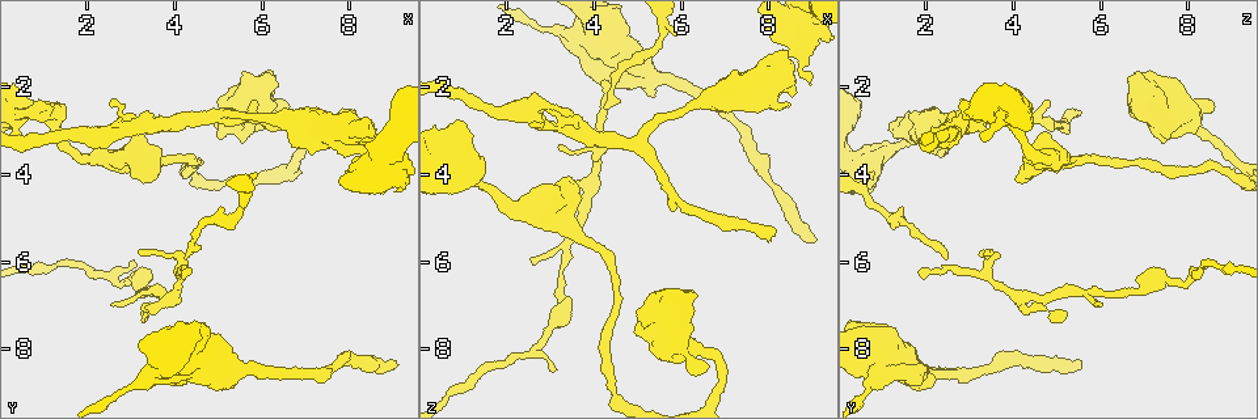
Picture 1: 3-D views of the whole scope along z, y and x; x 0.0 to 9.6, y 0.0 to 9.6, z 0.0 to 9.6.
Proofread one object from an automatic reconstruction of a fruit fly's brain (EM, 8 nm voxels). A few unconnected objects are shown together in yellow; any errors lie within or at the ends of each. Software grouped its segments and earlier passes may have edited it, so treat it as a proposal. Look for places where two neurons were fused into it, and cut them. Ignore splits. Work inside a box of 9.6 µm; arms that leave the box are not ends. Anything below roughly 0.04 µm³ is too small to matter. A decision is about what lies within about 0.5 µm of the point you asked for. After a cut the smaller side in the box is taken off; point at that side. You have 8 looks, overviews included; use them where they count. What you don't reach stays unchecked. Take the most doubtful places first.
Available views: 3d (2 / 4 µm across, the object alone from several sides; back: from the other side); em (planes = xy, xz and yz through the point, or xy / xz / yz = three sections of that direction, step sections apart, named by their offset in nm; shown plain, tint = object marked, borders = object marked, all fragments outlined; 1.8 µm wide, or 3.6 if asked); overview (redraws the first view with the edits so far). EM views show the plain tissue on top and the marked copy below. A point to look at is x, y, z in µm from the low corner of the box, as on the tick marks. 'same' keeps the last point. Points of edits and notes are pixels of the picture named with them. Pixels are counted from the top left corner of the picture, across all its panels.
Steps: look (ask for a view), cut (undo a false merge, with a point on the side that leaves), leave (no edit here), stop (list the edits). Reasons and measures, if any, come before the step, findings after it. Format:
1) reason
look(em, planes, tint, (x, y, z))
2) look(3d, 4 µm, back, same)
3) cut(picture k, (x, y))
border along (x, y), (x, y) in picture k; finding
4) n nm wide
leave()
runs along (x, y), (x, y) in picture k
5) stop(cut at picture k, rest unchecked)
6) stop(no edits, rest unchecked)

look(3d, 4 µm, (4.90, 8.25, 1.45))

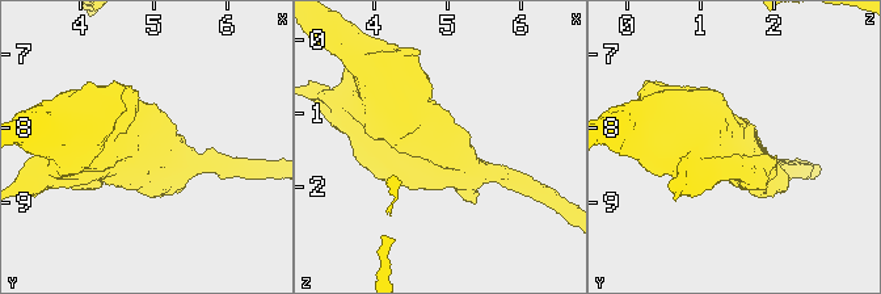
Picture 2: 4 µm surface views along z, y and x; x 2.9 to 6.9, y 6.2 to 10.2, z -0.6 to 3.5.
look(em, 3.6 µm, planes, tint, (4.80, 8.20, 1.40))

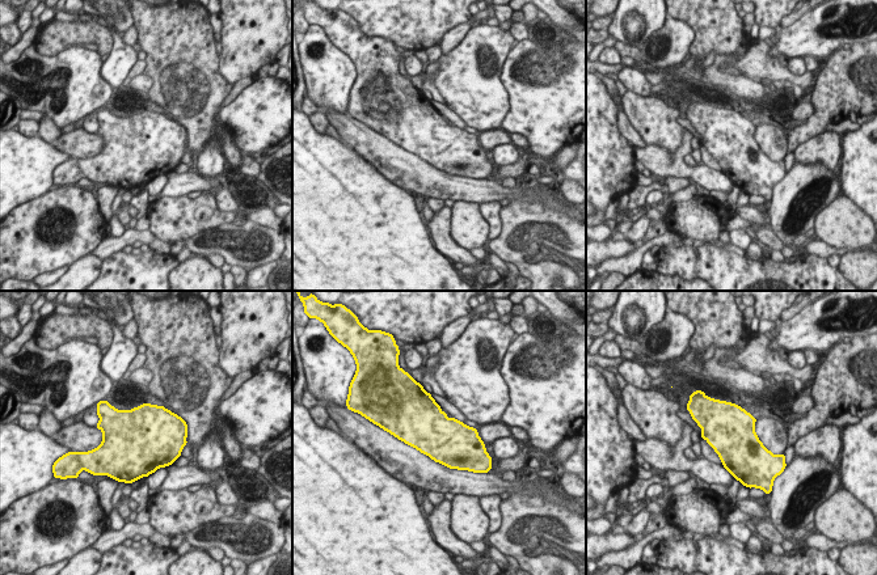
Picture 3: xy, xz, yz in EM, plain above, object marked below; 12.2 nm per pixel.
leave()
continuous, no second neuron

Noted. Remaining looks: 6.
looks like a crossing
look(3d, 4 µm, (3.55, 3.70, 5.20))

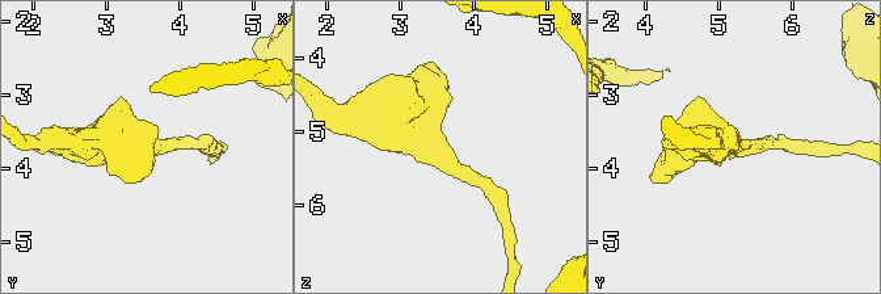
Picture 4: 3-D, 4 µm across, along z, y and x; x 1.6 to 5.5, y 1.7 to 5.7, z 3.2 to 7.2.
4 arms; now the EM
look(em, xz, step 4, borders, (3.55, 3.70, 5.25))

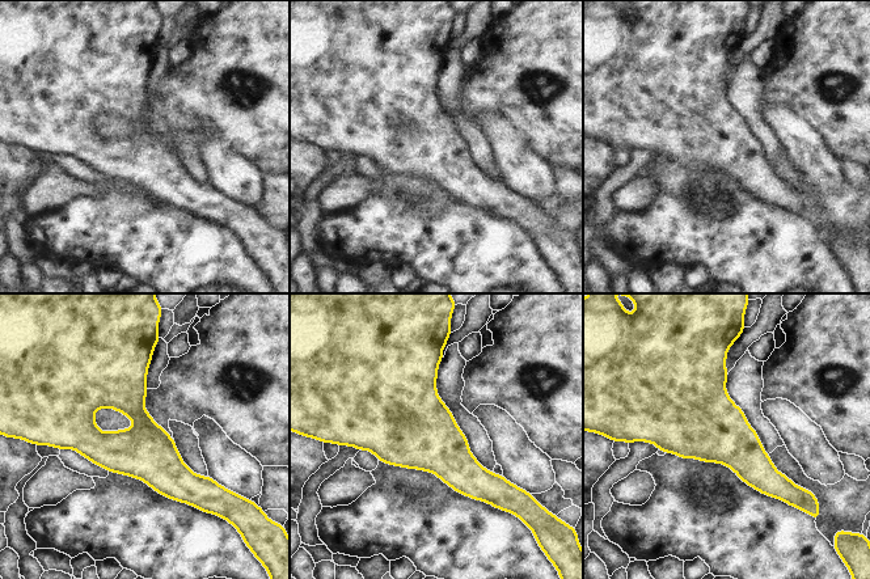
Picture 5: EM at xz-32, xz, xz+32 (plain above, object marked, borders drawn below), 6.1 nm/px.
leave()
runs along (138, 362), (146, 451), (191, 501) in picture 5; all the same neuron

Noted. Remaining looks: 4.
sudden change in width
look(em, yz, step 4, tint, (5.95, 2.10, 7.35))

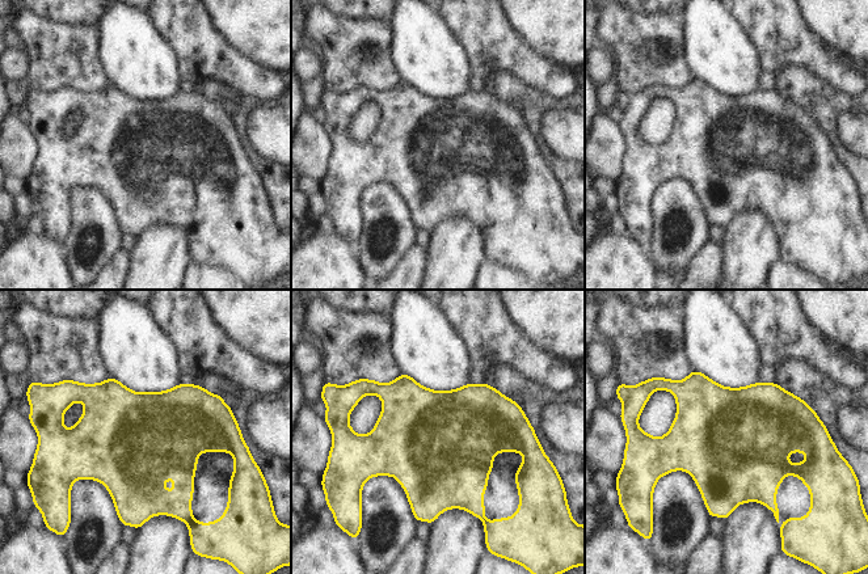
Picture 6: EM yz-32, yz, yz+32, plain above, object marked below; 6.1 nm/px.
another direction
look(em, planes, borders, same)

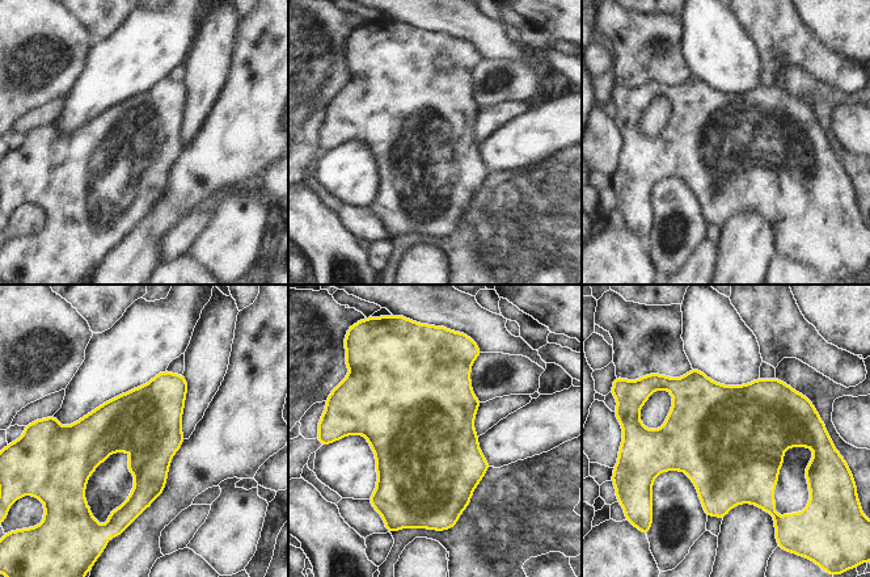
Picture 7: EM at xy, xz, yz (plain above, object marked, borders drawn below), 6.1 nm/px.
leave()
all the same neuron

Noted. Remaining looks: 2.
stop(no edits, rest unchecked)

